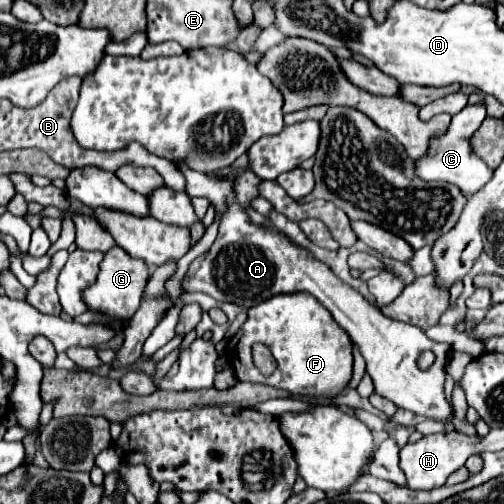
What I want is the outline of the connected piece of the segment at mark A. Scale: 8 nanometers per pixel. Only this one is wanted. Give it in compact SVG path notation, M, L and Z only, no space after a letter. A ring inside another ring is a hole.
M176 162L176 166L186 178L184 192L190 198L206 198L214 206L216 214L222 216L216 242L206 254L198 256L190 264L184 276L182 288L186 292L204 292L220 302L232 302L244 308L252 308L276 294L310 292L320 304L324 304L338 326L346 330L350 340L358 346L366 360L366 372L374 382L376 394L392 400L398 408L424 414L434 420L446 422L450 418L450 406L444 398L444 366L450 352L448 344L430 340L420 328L412 324L384 316L376 304L368 302L352 286L336 278L334 272L316 260L306 248L300 248L276 228L252 224L246 208L242 208L236 200L232 178L194 172L184 162ZM422 350L432 350L436 354L434 366L424 372L416 366Z

